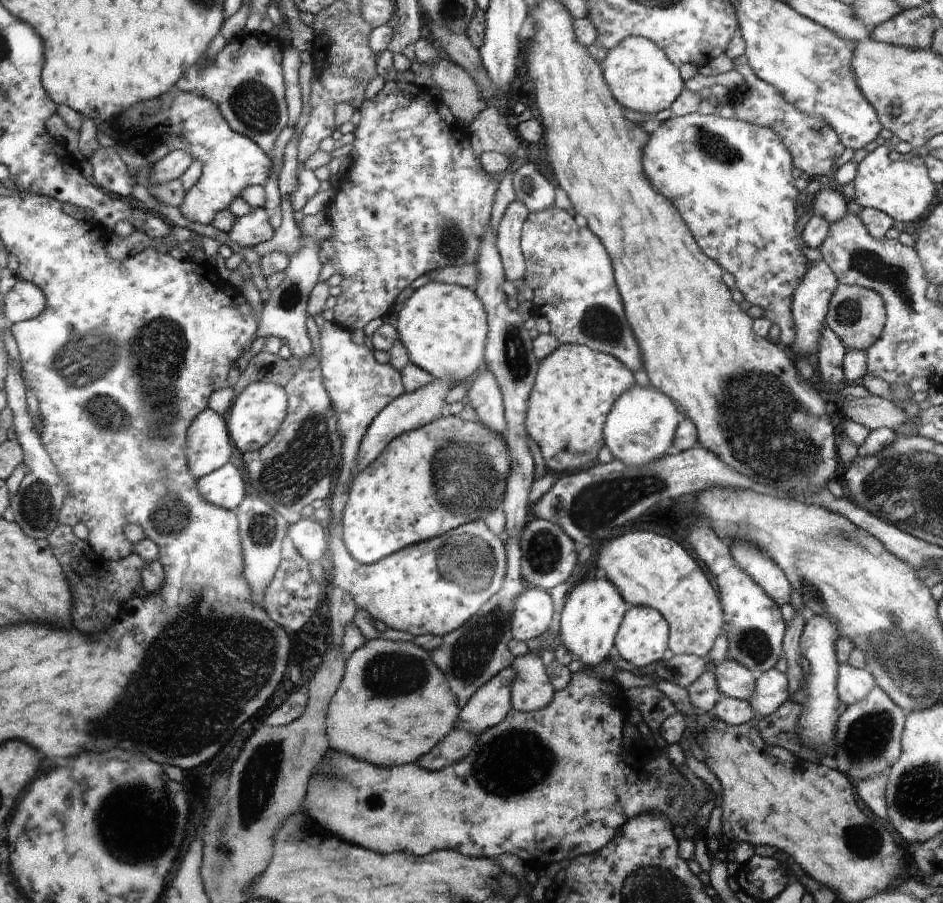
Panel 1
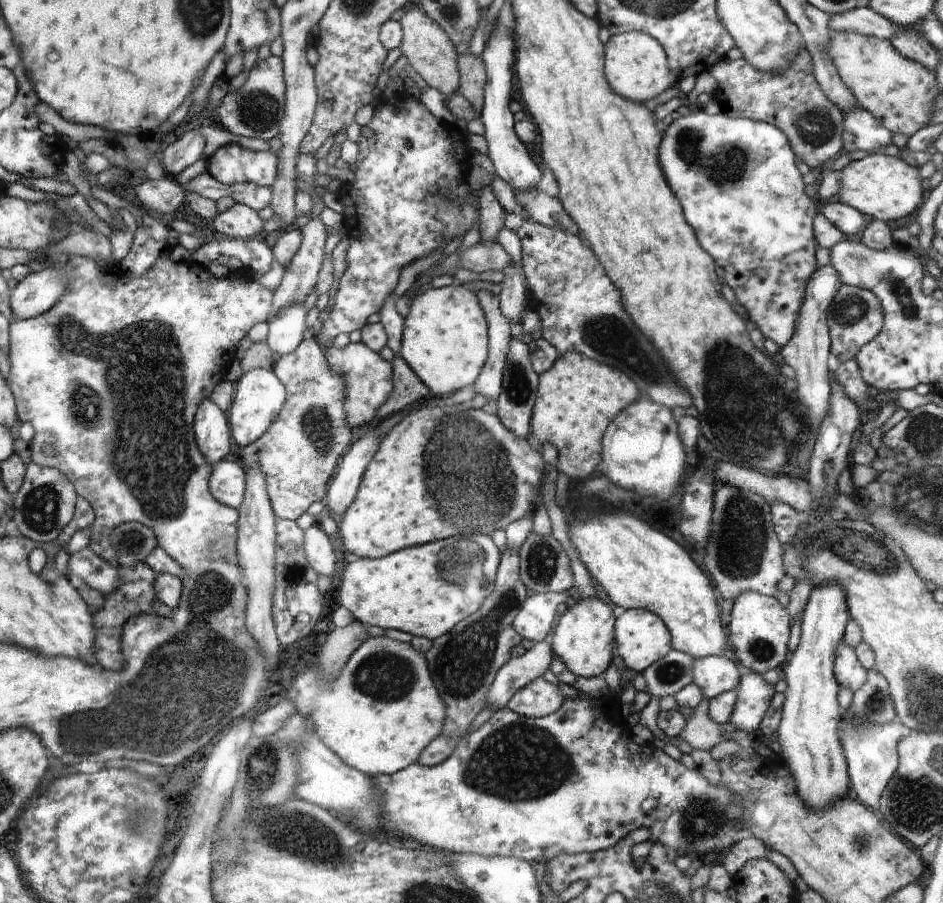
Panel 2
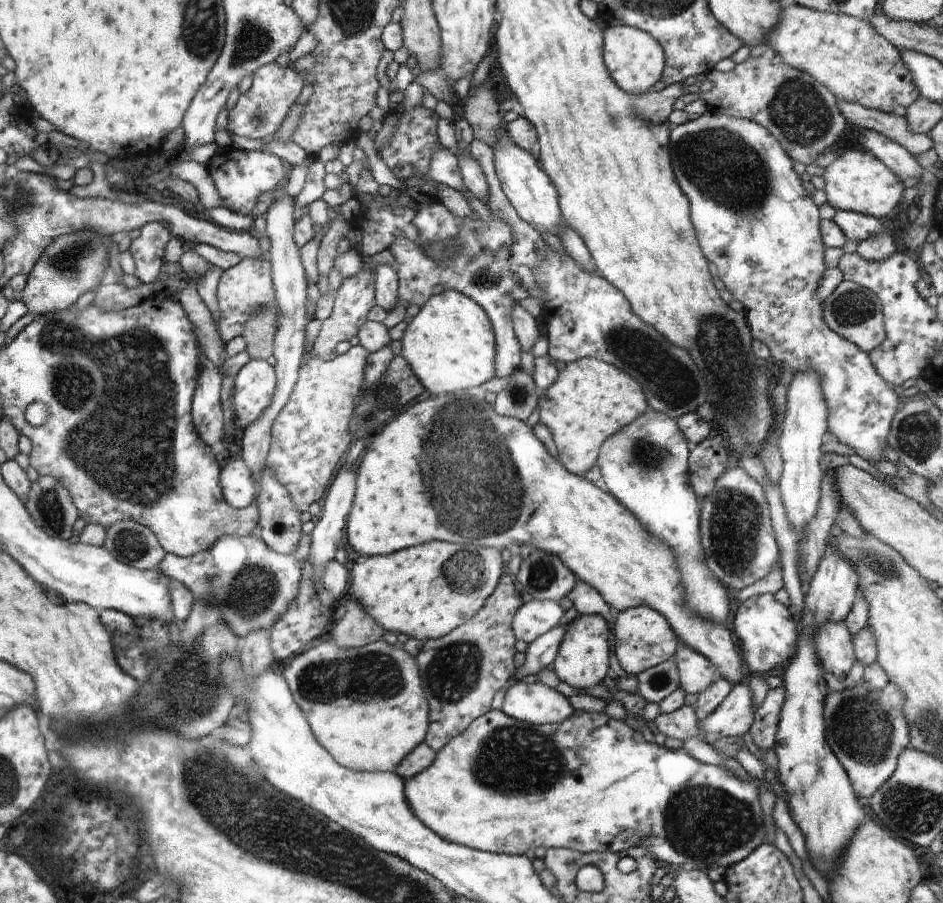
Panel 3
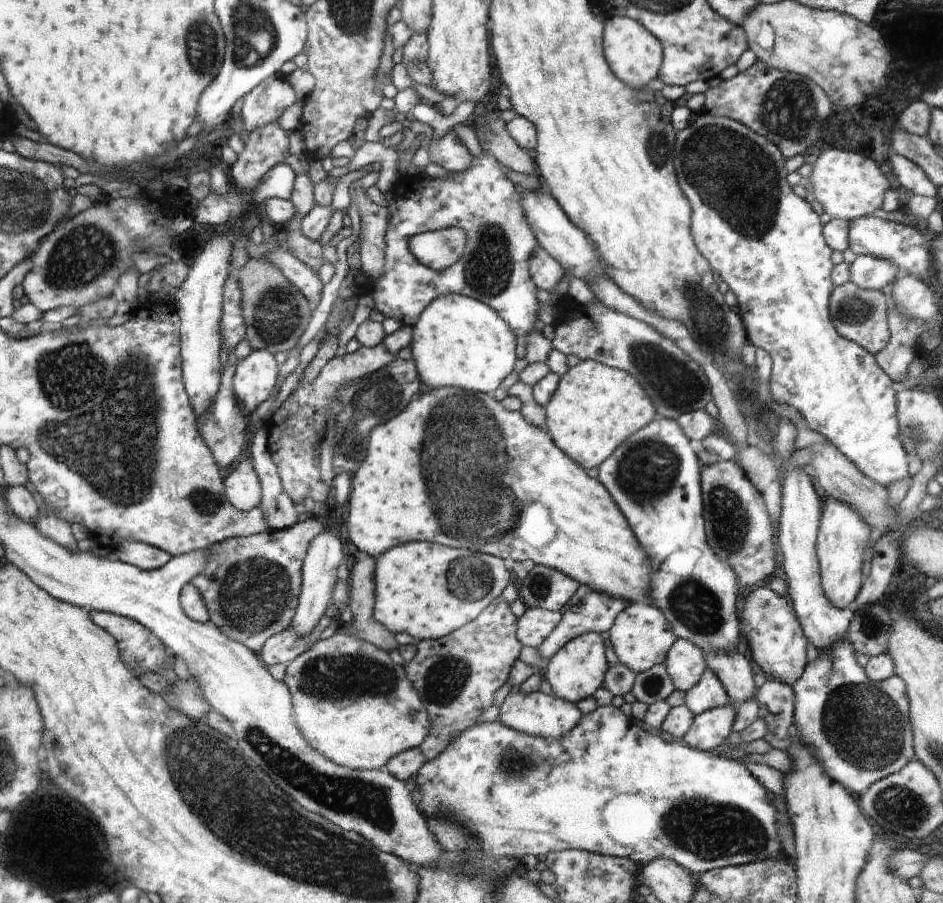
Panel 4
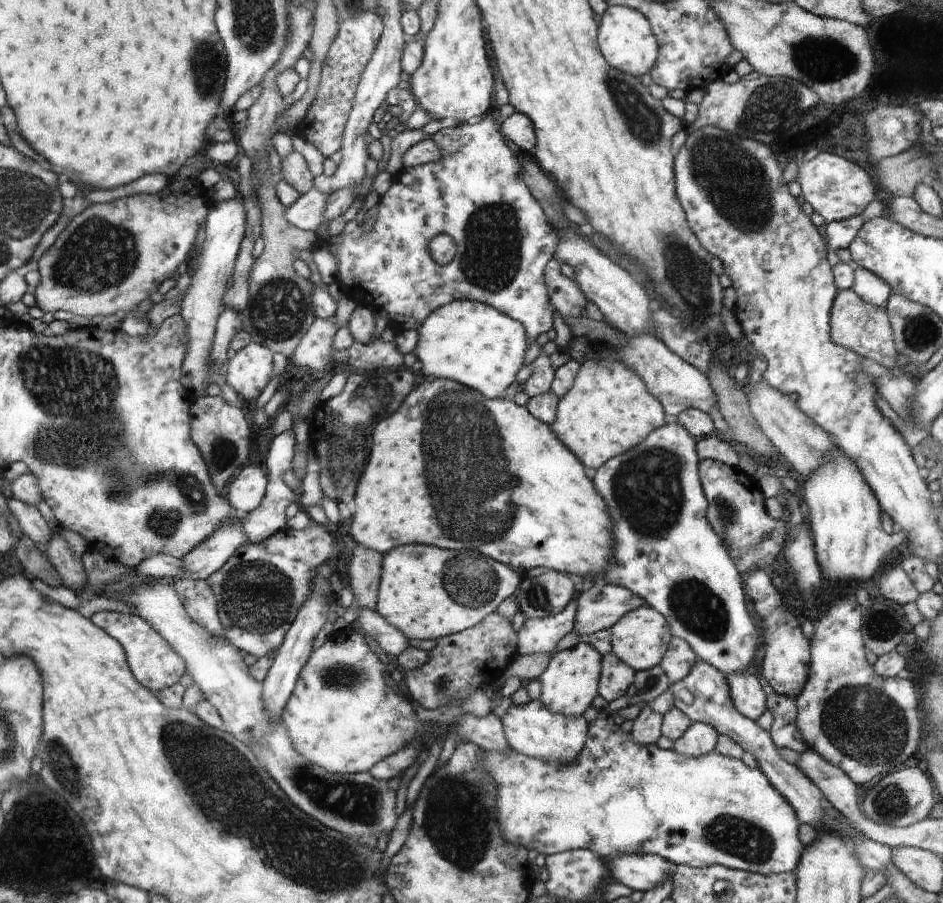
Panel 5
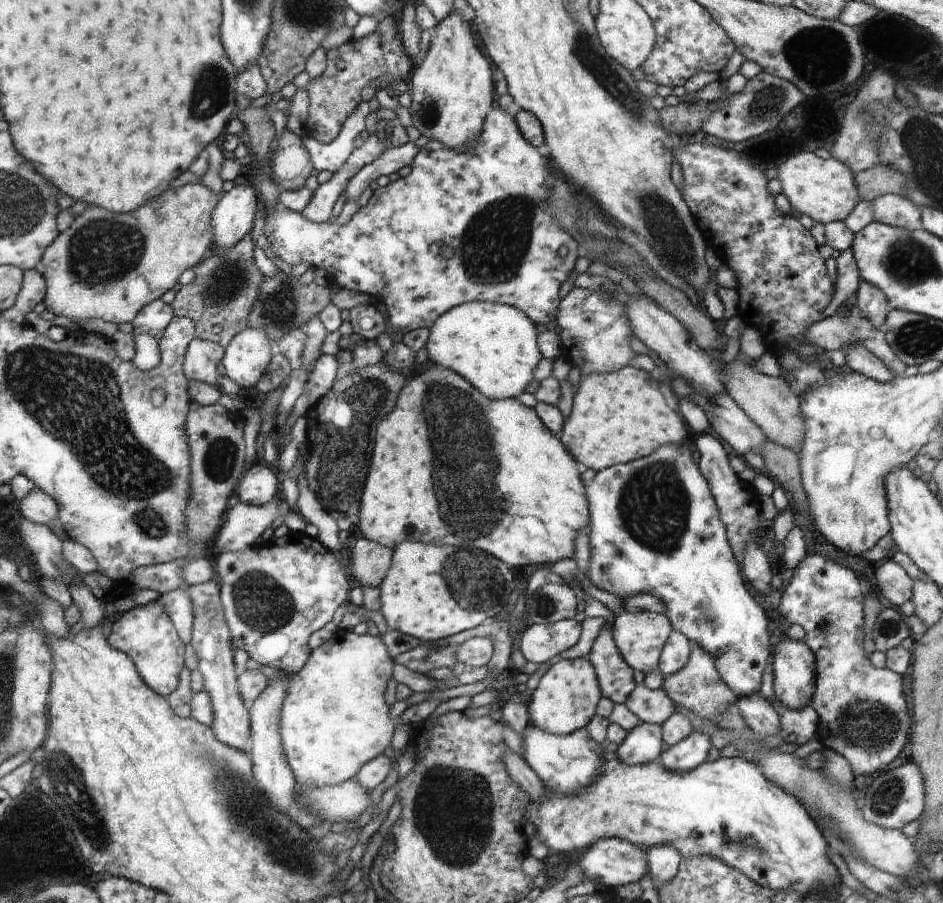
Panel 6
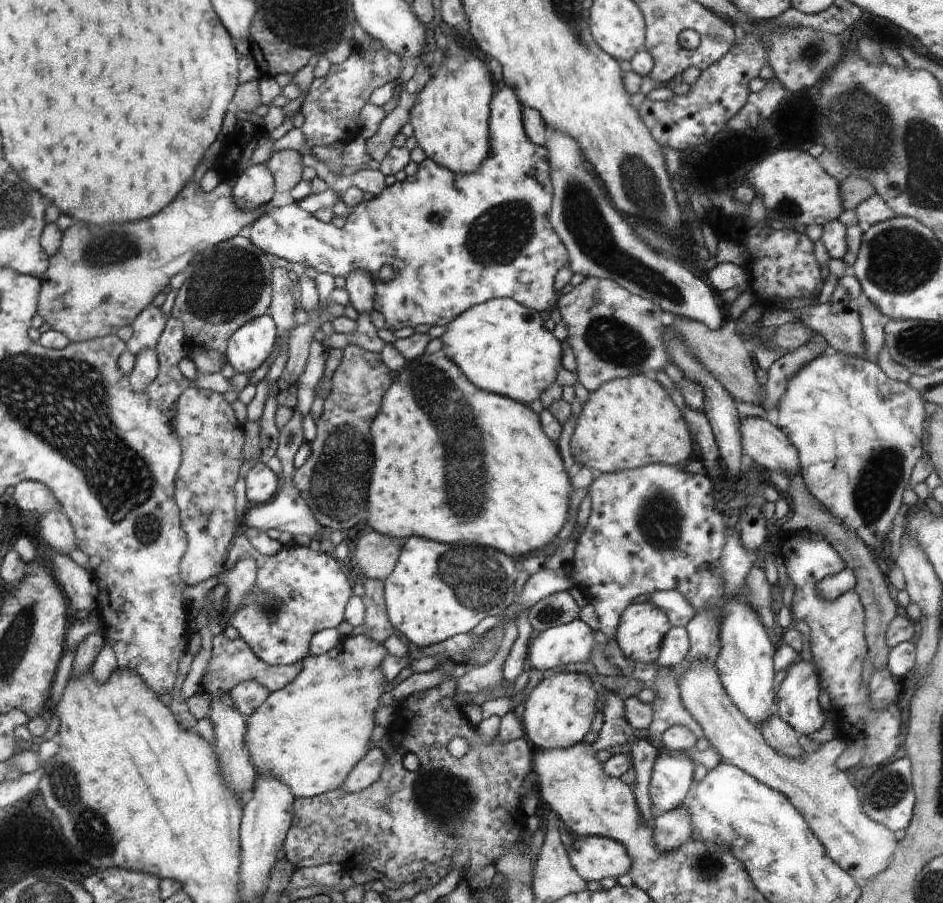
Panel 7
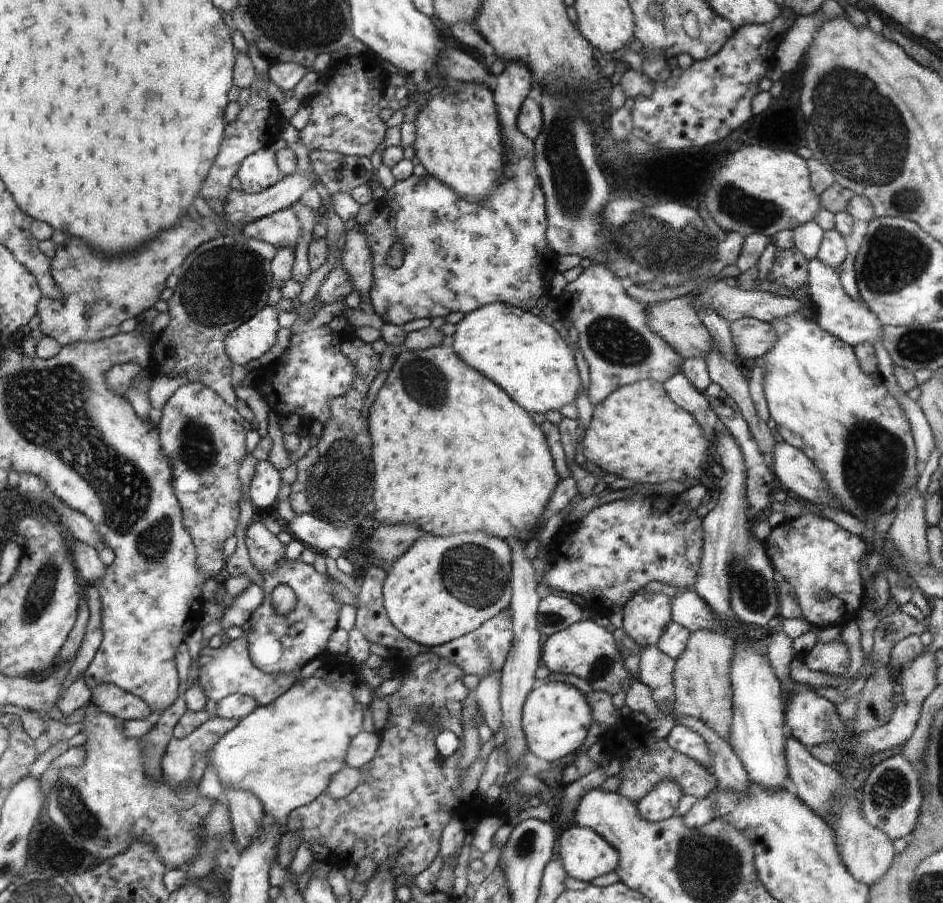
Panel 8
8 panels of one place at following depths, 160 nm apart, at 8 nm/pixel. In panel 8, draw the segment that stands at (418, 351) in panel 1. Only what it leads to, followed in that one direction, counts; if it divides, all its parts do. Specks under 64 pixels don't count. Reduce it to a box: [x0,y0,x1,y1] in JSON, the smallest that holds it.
[449,302,583,415]

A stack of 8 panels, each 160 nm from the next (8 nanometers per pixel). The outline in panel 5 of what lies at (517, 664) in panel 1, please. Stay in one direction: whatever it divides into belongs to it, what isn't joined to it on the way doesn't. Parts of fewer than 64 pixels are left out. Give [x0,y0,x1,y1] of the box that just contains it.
[500,699,589,763]

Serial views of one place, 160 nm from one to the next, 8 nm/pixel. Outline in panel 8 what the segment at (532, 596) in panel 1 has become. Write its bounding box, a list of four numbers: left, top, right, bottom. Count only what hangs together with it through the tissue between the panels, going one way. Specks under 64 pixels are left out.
[541,620,635,697]

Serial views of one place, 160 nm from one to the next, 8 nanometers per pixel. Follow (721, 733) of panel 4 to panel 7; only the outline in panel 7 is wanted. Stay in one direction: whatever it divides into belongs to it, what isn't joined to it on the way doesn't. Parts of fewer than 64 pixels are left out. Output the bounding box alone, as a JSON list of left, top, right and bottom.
[649,752,698,814]

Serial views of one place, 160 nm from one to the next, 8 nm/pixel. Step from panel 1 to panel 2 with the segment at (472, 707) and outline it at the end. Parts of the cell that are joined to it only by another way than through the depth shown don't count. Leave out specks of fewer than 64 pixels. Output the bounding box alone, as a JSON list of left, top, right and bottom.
[486,641,555,711]

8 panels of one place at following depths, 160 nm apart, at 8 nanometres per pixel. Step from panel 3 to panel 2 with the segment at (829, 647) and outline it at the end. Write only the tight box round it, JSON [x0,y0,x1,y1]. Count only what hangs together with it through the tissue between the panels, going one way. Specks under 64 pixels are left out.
[833,642,868,693]

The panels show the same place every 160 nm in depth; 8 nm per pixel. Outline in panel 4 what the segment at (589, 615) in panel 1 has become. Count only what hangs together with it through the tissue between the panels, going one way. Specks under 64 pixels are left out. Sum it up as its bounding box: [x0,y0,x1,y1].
[541,632,608,704]

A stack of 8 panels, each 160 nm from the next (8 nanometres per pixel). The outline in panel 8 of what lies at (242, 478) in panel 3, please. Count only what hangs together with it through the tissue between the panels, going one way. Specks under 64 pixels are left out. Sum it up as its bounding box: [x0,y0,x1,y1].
[248,461,282,510]

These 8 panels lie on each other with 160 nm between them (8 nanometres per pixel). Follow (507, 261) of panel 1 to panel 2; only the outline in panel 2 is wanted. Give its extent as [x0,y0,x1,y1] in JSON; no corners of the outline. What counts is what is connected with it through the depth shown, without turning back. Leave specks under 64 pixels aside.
[499,262,527,322]

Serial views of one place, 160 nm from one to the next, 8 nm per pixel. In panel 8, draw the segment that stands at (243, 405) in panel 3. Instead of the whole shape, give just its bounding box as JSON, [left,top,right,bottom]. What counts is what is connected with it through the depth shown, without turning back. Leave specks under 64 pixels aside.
[225,306,279,367]

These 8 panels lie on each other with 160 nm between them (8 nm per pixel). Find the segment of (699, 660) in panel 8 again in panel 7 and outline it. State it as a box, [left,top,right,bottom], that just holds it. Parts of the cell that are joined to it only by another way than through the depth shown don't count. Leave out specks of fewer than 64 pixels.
[678,661,897,882]

